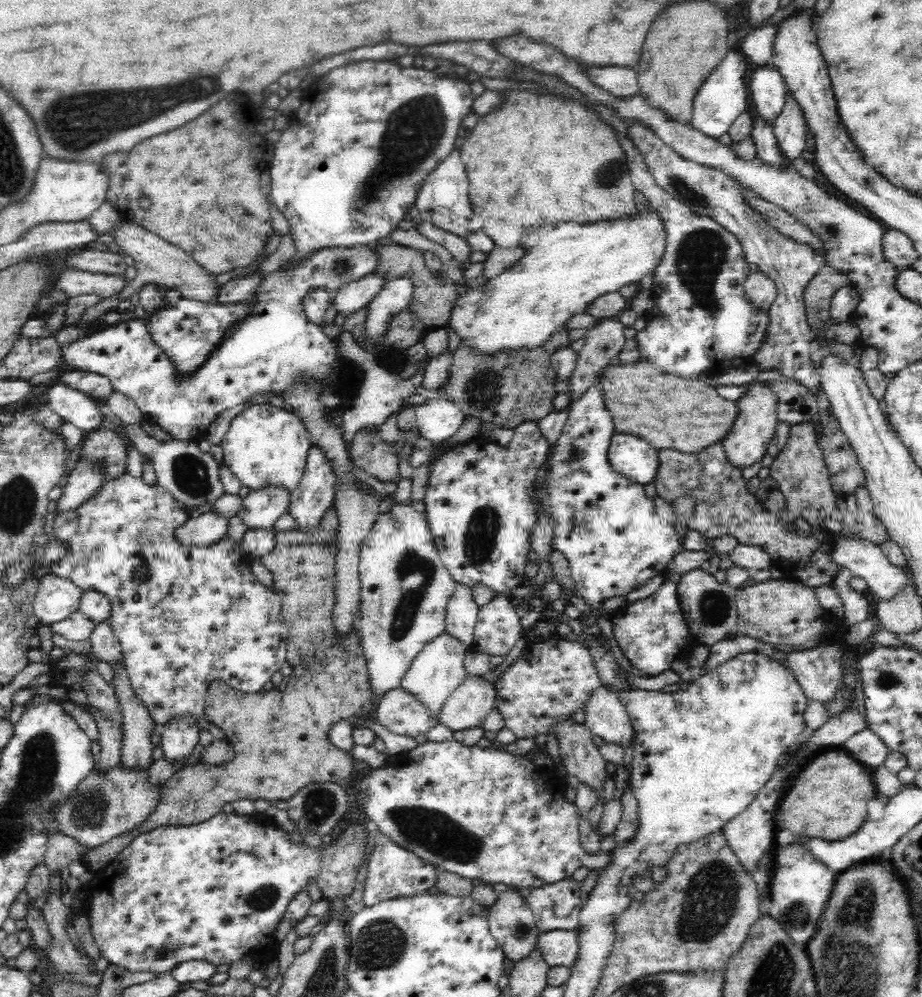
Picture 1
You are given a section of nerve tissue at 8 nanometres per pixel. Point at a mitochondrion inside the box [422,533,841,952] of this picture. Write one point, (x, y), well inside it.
(711, 898)

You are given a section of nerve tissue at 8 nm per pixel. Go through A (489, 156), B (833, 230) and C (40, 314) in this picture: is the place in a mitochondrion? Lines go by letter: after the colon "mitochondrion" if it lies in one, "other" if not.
A: other
B: mitochondrion
C: other

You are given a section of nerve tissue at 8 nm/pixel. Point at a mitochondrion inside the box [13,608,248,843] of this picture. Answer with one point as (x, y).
(89, 810)

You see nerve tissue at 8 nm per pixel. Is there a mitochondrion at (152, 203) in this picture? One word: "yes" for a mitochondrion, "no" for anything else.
no

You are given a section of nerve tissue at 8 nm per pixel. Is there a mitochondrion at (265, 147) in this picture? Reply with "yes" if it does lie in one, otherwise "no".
no

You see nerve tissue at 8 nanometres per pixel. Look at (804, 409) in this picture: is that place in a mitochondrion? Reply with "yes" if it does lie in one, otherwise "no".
no

